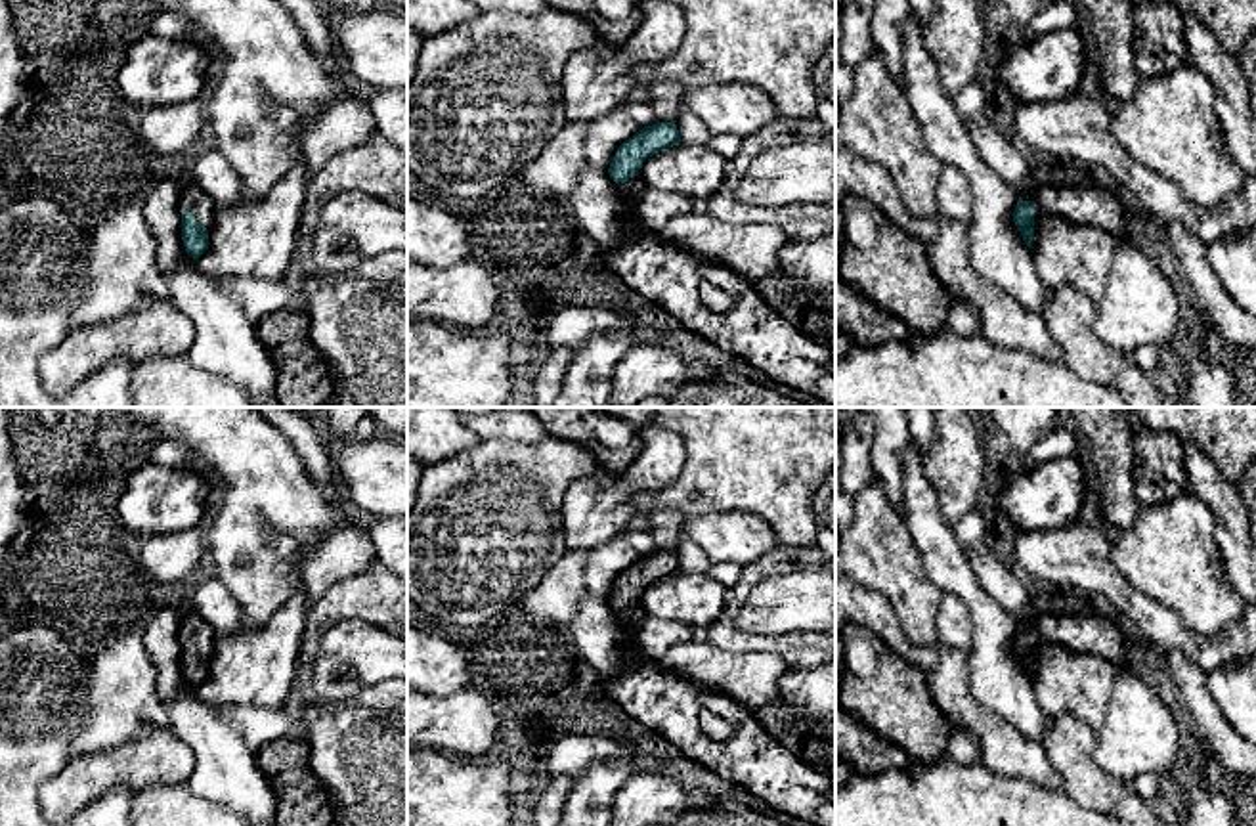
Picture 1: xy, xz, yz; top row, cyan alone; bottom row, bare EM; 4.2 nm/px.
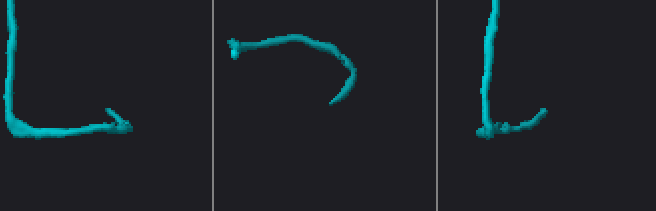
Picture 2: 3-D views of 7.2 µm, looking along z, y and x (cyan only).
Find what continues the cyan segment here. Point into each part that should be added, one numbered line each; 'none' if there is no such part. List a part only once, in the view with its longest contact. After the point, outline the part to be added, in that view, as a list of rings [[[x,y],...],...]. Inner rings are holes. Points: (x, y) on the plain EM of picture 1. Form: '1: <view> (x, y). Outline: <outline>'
1: xy (201, 633). Outline: [[[193,612],[182,618],[182,637],[189,639],[193,646],[210,662],[216,648],[216,629]]]

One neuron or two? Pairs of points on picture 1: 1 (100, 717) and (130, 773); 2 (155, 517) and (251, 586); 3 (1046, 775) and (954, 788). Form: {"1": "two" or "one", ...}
{"1": "two", "2": "two", "3": "two"}

